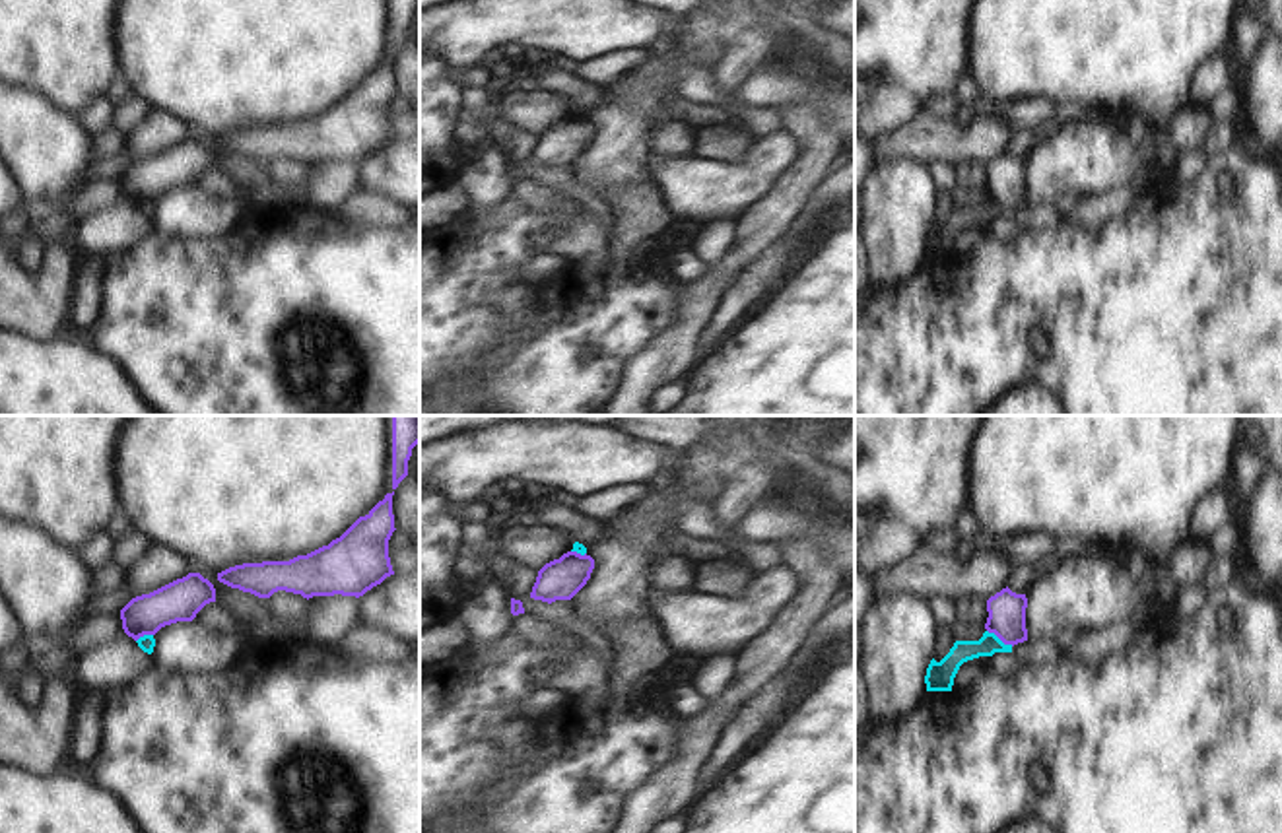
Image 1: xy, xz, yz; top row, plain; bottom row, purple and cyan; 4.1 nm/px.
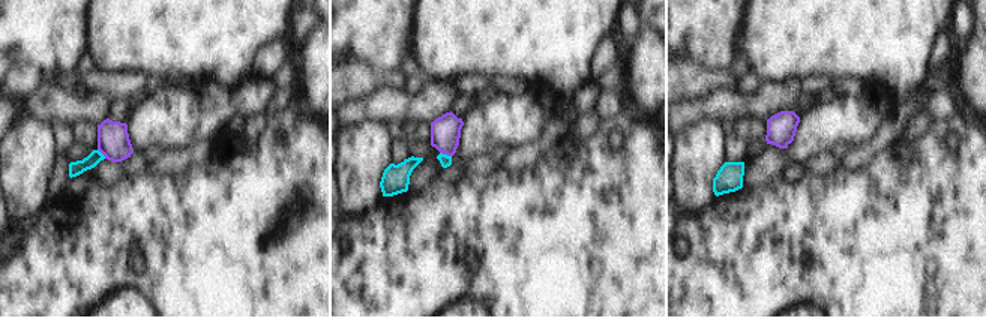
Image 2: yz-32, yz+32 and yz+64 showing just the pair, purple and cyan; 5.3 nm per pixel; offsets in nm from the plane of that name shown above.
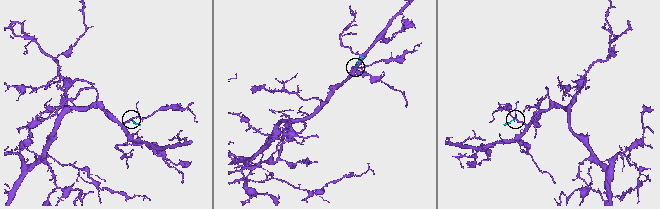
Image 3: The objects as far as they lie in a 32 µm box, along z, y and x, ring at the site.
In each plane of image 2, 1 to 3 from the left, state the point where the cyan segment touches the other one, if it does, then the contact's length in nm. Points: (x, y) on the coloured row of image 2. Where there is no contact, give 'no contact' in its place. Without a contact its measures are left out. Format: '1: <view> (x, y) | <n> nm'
1: yz-32 (101, 152) | 70 nm
2: yz+32 (446, 153) | 70 nm
3: no contact

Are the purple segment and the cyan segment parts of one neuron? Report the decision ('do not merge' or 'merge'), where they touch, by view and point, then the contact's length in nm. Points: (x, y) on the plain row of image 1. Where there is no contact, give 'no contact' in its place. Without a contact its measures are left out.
do not merge; meets purple in yz at (1001, 204); contact 130 nm long

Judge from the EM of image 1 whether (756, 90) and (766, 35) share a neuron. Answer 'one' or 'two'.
two

